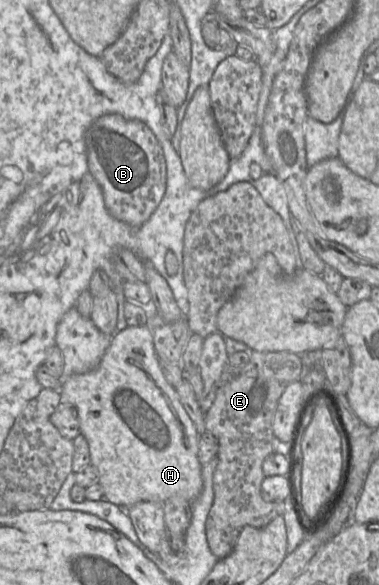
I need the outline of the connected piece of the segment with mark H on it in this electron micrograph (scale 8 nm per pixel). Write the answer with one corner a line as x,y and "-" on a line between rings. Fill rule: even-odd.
148,325
127,326
124,329
117,330
111,337
109,348
105,352
100,364
95,369
83,374
65,377
60,385
61,402
71,404
77,410
81,434
85,436
89,444
91,464
97,469
98,483
104,489
104,499
125,510
141,501
164,503
171,497
181,497
189,502
193,502
200,495
203,488
203,465
198,458
200,434
183,407
176,388
167,381
163,373
160,360
154,348
152,332

